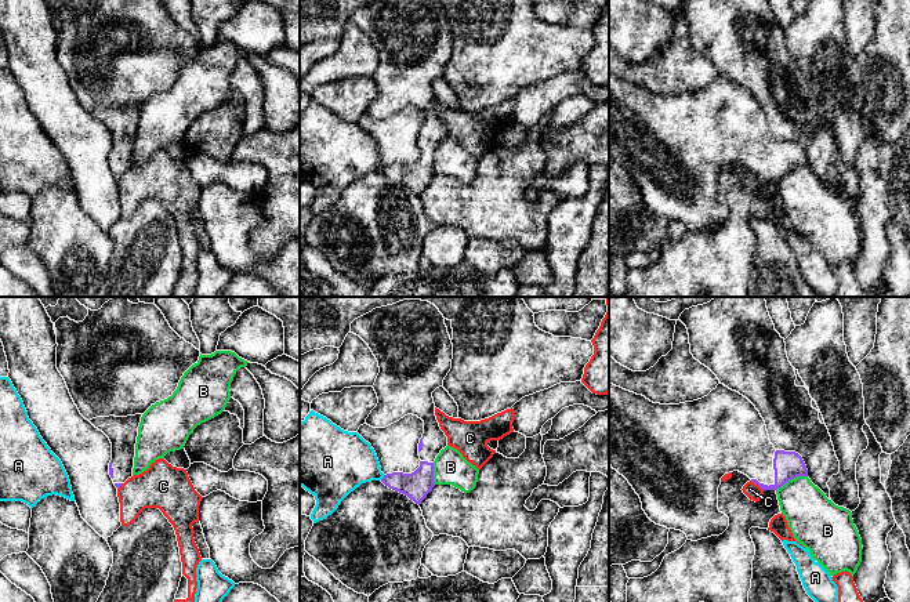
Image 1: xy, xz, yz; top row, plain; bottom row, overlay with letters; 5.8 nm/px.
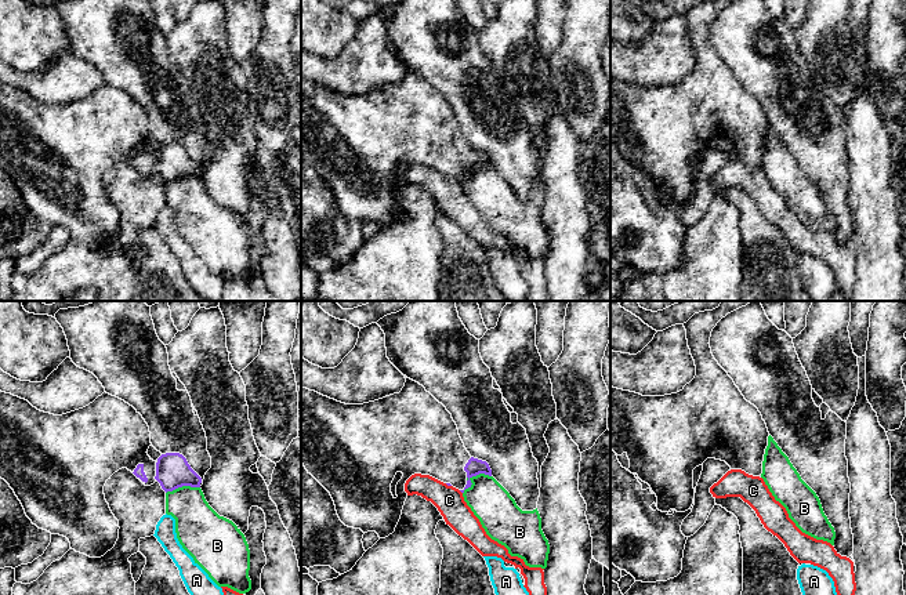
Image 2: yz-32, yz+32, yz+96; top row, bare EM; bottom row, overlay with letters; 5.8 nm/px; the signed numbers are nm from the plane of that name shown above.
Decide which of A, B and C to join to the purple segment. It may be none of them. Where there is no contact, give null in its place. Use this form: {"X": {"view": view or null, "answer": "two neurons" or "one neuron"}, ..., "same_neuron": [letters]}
{"A": {"view": "xz", "answer": "two neurons"}, "B": {"view": "yz", "answer": "two neurons"}, "C": {"view": "yz", "answer": "two neurons"}, "same_neuron": []}

